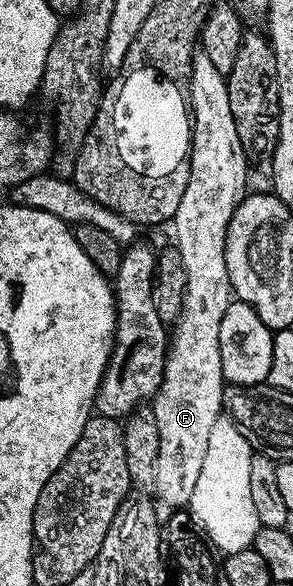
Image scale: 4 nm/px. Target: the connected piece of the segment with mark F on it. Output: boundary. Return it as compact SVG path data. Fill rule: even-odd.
M198 50L193 56L187 104L192 122L192 142L188 151L190 179L187 181L178 212L171 222L173 235L177 238L175 249L183 261L187 283L181 312L177 322L172 324L171 334L167 339L163 382L151 400L155 425L159 425L159 457L155 461L152 490L157 491L158 500L161 498L167 506L173 507L169 509L184 508L191 501L191 493L195 493L195 484L199 481L199 469L203 469L203 456L207 454L207 437L211 437L215 421L223 415L227 384L223 373L223 357L219 353L219 325L227 313L233 295L233 287L229 283L227 273L225 238L227 225L231 225L235 209L247 194L245 182L249 179L251 163L250 156L246 155L239 141L235 117L231 117L231 97L226 76L221 75L219 69L215 69L215 64L208 59L203 50Z

